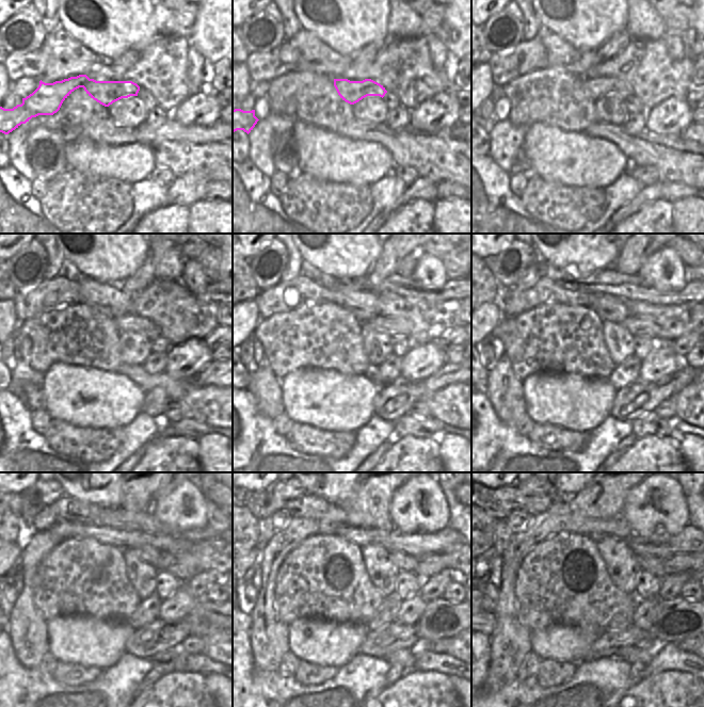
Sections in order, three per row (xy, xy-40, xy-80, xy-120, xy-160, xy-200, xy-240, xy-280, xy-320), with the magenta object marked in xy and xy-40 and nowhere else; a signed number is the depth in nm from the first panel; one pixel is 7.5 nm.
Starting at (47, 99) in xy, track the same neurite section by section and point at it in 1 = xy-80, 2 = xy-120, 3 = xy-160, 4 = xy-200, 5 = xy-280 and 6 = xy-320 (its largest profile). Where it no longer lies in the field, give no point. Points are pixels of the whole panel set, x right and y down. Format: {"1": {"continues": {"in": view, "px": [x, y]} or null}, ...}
{"1": {"continues": {"in": "xy-80", "px": [595, 89]}}, "2": {"continues": {"in": "xy-120", "px": [139, 324]}}, "3": {"continues": {"in": "xy-160", "px": [396, 327]}}, "4": {"continues": {"in": "xy-200", "px": [638, 325]}}, "5": {"continues": {"in": "xy-280", "px": [432, 564]}}, "6": {"continues": {"in": "xy-320", "px": [678, 563]}}}

